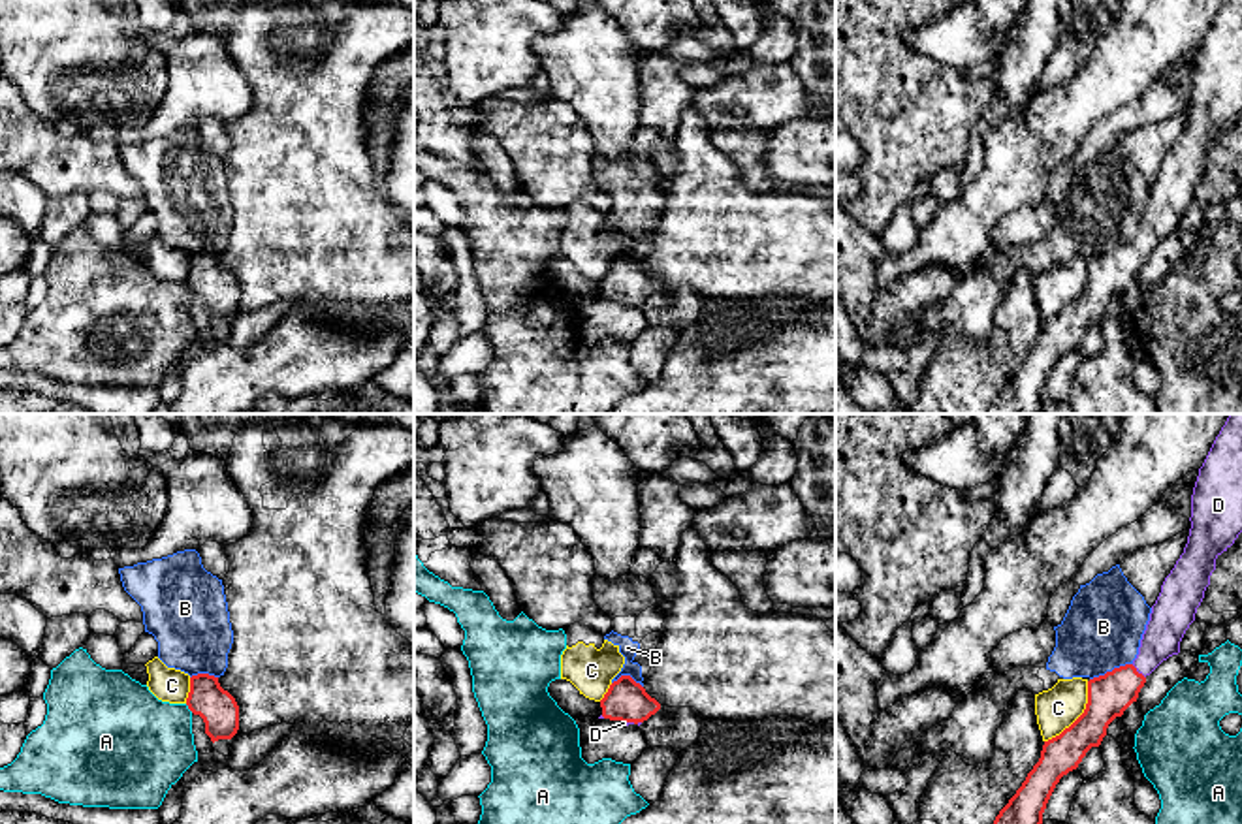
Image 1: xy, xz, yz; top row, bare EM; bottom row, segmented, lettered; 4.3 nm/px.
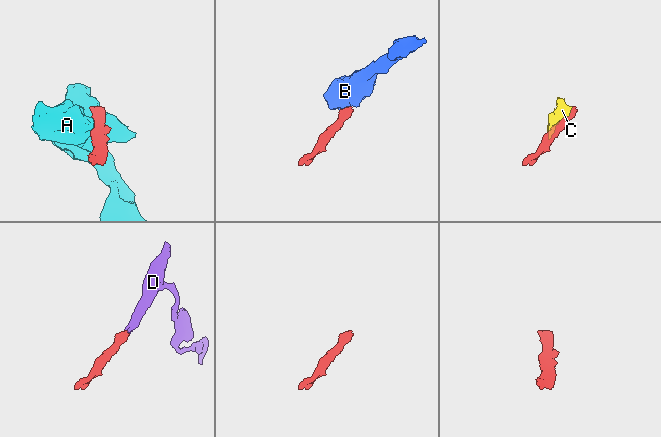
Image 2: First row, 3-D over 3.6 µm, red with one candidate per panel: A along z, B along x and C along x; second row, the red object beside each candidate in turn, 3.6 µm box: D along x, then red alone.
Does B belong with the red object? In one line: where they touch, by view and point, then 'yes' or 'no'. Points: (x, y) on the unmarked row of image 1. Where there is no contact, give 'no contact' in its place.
yz (1113, 249) | no

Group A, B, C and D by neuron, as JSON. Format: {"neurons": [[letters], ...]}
{"neurons": [["A"], ["B"], ["C"], ["D"]]}

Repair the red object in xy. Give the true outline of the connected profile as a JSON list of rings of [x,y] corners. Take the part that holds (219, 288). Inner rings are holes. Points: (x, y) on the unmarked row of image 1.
[[[198,252],[190,256],[190,271],[186,284],[205,301],[205,312],[211,320],[231,318],[239,309],[239,284],[235,277],[224,269],[218,256]]]

